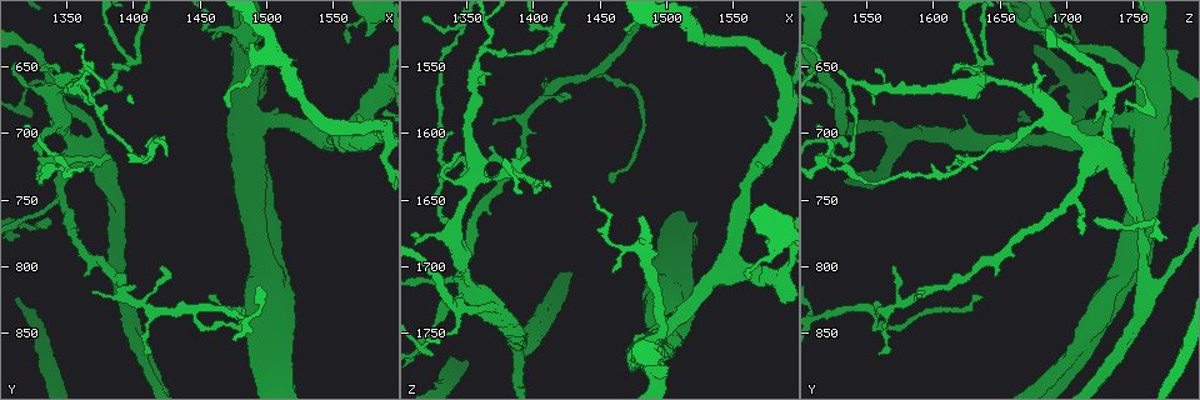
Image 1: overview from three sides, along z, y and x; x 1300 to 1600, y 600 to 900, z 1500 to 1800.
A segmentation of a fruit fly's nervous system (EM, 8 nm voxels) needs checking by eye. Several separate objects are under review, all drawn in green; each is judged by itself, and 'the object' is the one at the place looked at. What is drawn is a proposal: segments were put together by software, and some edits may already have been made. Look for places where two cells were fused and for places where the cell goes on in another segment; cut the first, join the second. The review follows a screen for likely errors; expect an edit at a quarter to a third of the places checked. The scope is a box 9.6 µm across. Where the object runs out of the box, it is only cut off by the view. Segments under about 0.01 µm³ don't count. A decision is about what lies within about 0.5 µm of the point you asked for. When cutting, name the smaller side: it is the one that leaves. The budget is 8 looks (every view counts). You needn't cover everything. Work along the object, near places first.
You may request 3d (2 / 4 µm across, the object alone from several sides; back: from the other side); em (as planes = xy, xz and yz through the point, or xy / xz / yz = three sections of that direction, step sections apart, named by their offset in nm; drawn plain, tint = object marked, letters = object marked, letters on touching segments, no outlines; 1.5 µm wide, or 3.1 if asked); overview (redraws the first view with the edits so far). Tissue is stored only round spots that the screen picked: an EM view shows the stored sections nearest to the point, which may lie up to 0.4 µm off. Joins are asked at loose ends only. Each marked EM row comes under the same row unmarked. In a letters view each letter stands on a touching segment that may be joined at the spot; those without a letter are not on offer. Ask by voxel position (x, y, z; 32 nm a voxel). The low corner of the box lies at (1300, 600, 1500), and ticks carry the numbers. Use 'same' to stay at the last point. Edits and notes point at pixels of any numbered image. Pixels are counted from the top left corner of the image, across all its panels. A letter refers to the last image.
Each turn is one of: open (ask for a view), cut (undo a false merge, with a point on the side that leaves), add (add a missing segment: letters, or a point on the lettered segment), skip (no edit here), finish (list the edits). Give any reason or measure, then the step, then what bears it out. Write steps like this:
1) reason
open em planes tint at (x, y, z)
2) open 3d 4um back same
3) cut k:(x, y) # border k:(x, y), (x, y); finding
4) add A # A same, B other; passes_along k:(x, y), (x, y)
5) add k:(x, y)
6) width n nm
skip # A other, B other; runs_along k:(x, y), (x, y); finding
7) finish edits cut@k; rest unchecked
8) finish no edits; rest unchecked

free end
open 3d 2um at (1348, 690, 1722)

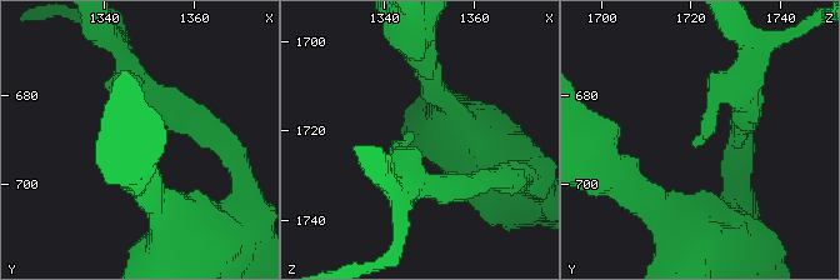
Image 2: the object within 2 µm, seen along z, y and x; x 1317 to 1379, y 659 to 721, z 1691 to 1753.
open em planes letters at (1347, 690, 1722)

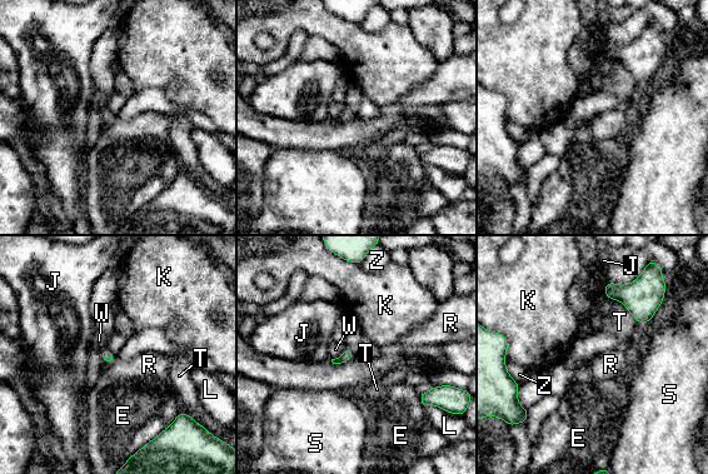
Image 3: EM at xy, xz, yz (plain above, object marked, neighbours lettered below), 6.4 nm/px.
skip # E other, J other, K other, L other, R other, S other, T other, W other, Z other; no lettered segment goes on from it

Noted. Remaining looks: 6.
looks like a crossing
open em planes letters at (1488, 658, 1756)

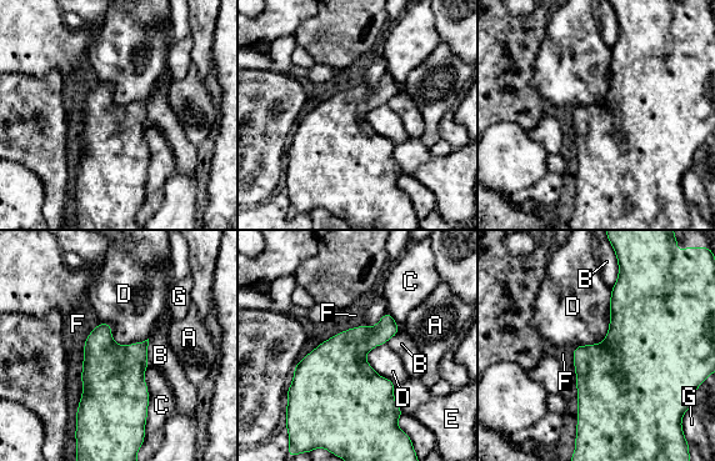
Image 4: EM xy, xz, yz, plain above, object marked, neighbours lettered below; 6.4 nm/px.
width 360 nm
skip # A other, B other, C other, D other, E other, F other, G other; continuous, no second cell

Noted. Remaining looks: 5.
open em yz step 4 tint at (1442, 832, 1556)

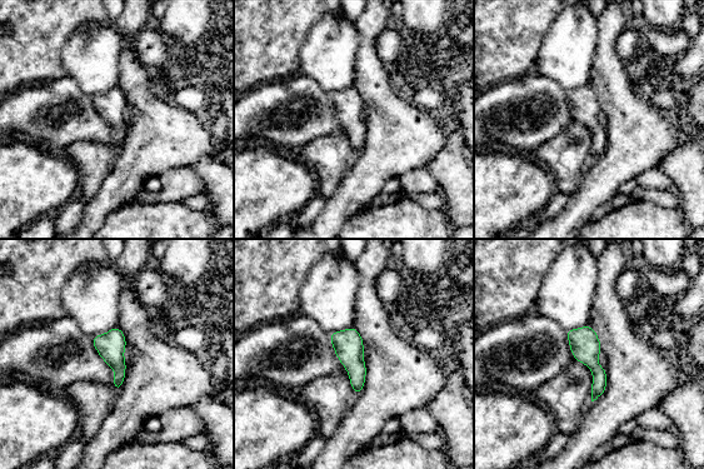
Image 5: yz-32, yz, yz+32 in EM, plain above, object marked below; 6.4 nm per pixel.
open em planes letters same

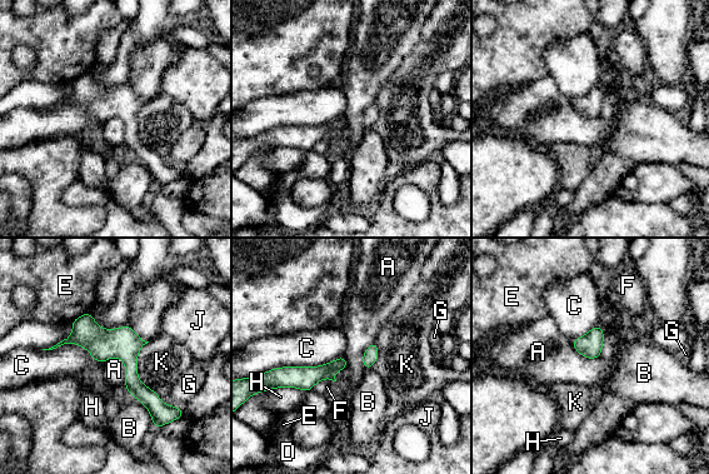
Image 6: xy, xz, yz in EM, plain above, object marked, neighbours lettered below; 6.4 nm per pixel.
width 80 nm; longest_contact C 500 nm
skip # A other, B other, C other, D other, E other, F other, G other, H other, J other, K other; continuous, no second cell

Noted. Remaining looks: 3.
finish no edits; rest unchecked

